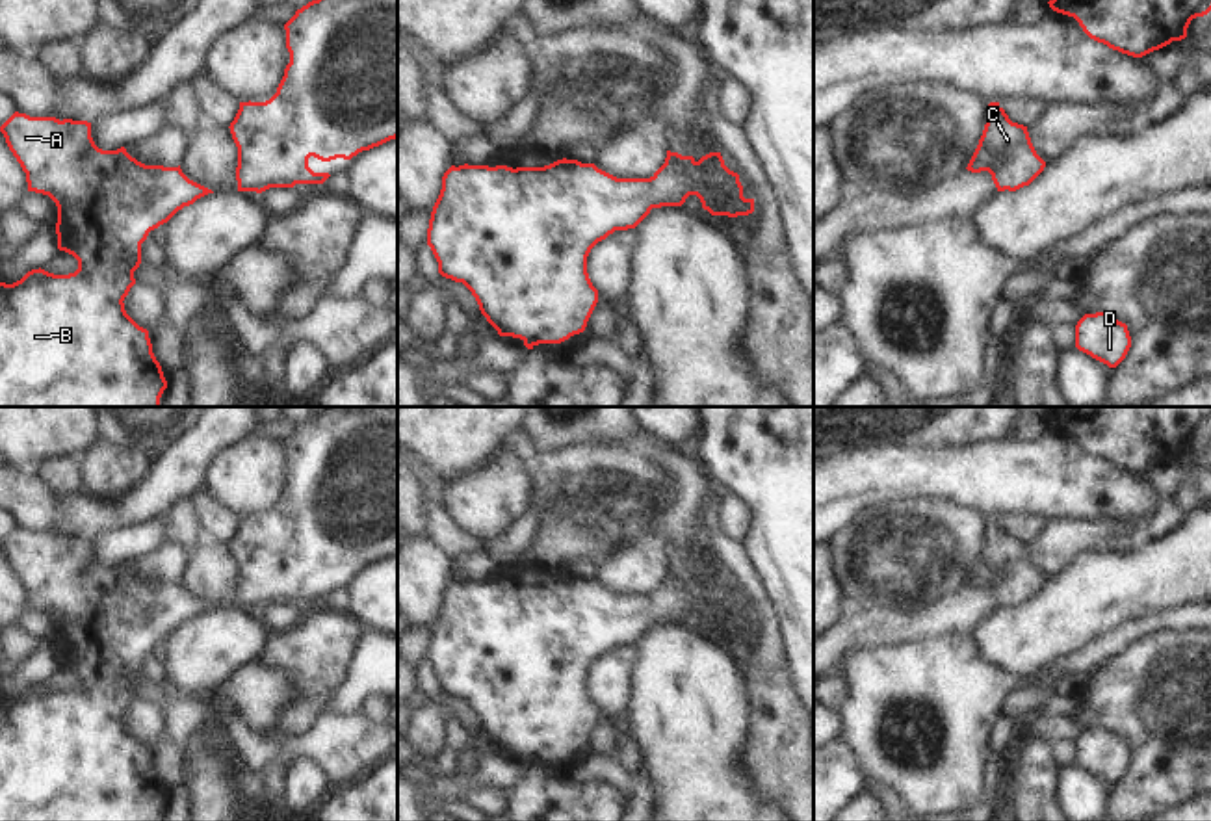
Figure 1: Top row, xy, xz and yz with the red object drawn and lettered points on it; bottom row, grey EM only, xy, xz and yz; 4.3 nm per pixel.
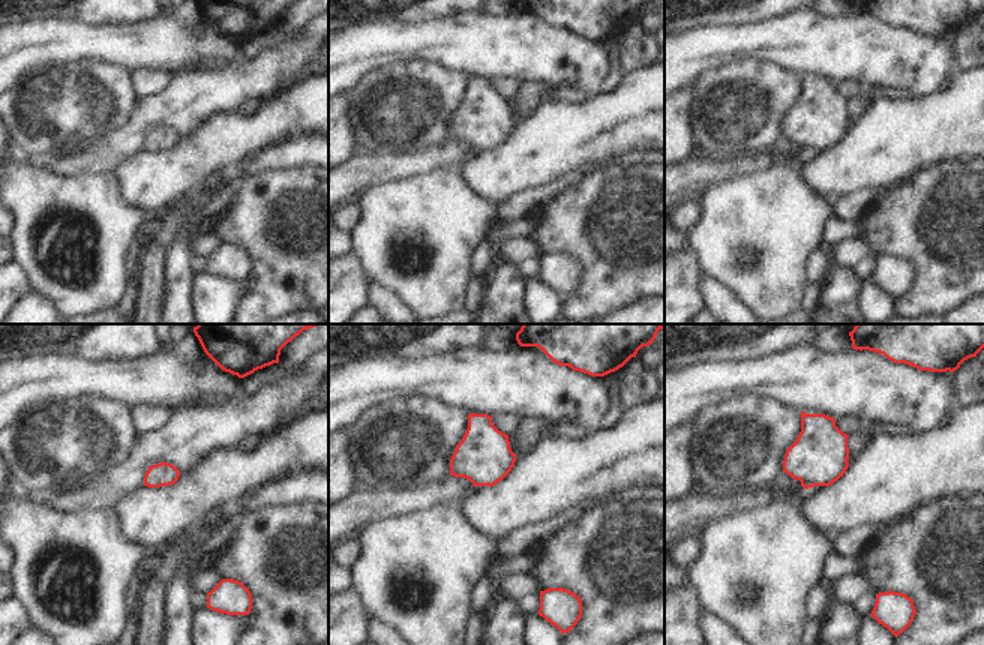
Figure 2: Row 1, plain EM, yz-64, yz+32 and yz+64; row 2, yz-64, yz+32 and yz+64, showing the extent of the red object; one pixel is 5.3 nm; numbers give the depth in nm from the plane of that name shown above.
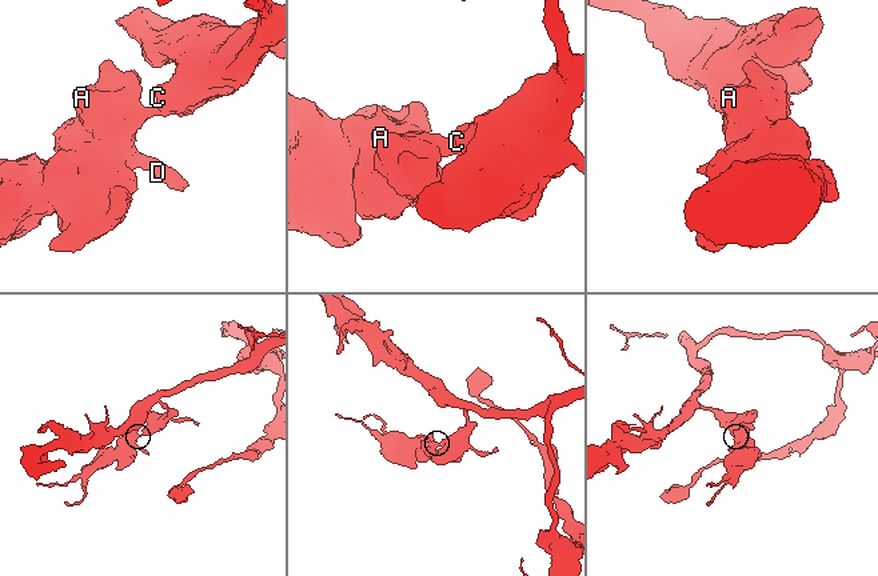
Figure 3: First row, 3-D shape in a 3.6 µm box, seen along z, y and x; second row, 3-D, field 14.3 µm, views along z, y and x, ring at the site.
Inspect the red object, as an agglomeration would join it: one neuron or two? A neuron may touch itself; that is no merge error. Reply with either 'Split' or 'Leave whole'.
Leave whole.

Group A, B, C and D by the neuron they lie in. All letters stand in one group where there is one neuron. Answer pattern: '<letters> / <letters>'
A B C D

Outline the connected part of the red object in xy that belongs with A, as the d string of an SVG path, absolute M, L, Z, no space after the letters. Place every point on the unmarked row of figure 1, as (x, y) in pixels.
M15 528L0 548L26 589L28 607L48 611L58 622L58 665L78 676L78 685L69 691L39 684L13 700L0 698L0 821L160 821L167 797L152 769L149 747L126 730L123 717L136 700L134 687L141 680L141 659L149 648L214 607L189 596L180 581L145 581L124 563L98 565L87 537Z

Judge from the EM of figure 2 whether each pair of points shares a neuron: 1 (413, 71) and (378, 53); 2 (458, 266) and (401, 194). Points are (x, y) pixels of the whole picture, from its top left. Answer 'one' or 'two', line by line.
1: two
2: one

